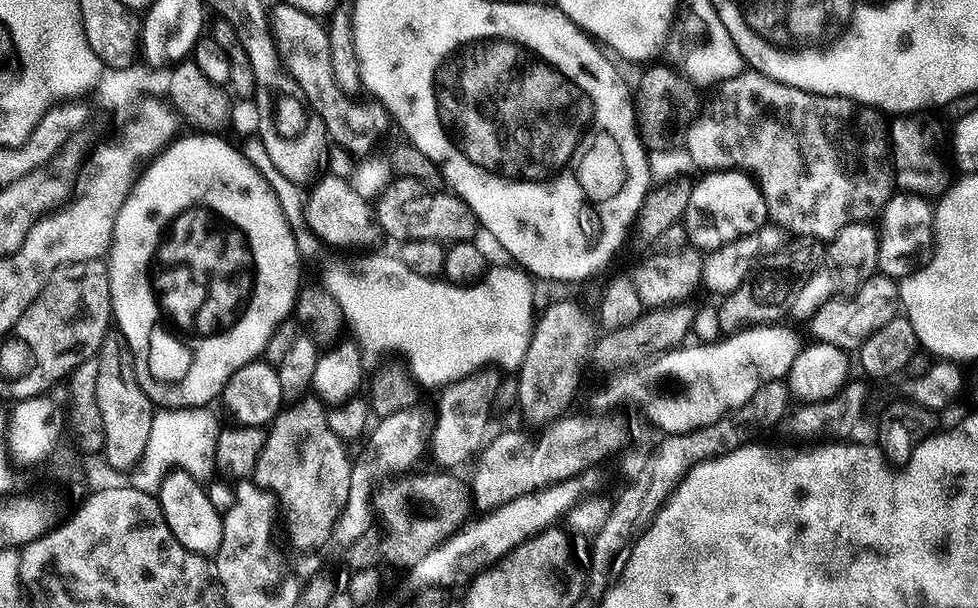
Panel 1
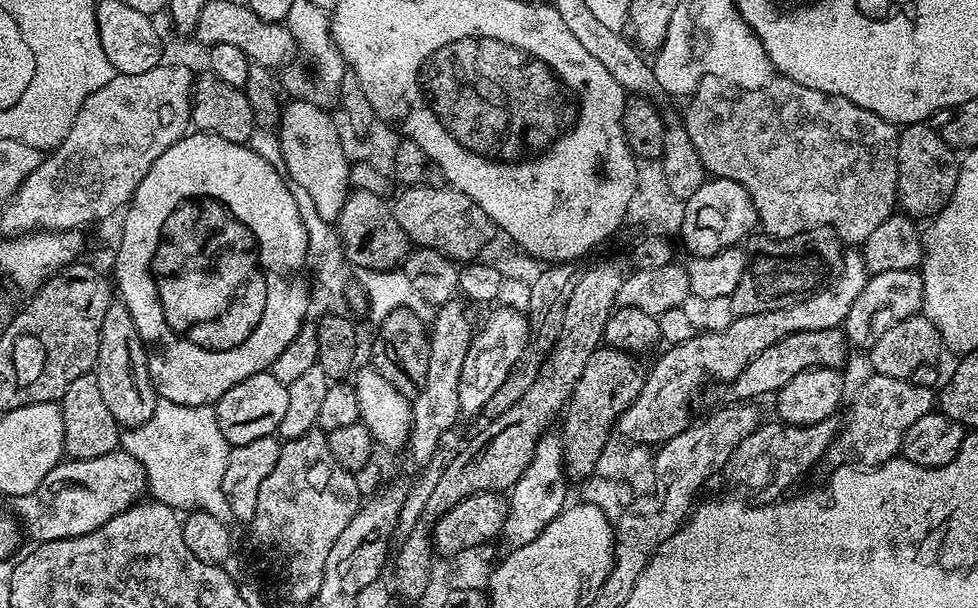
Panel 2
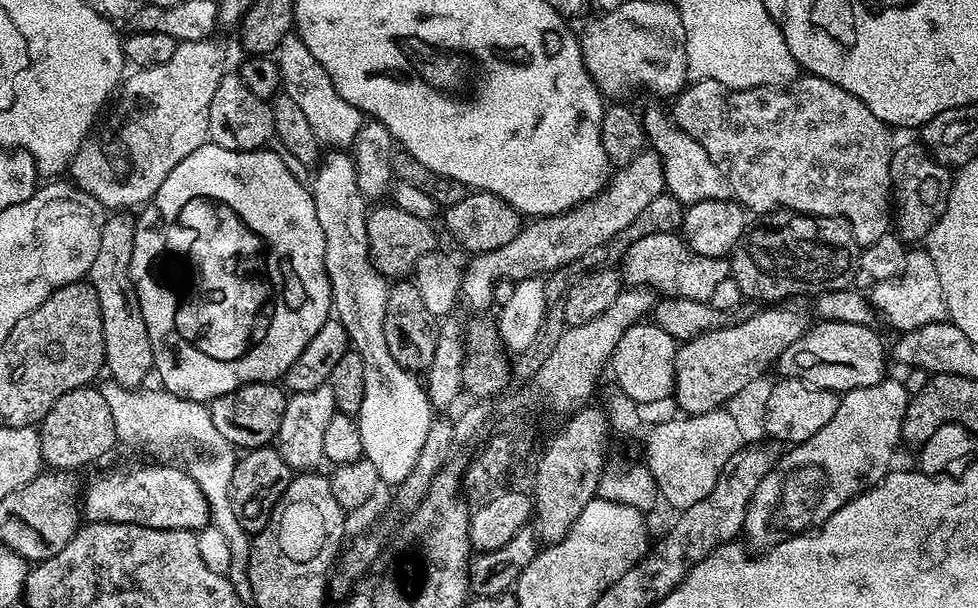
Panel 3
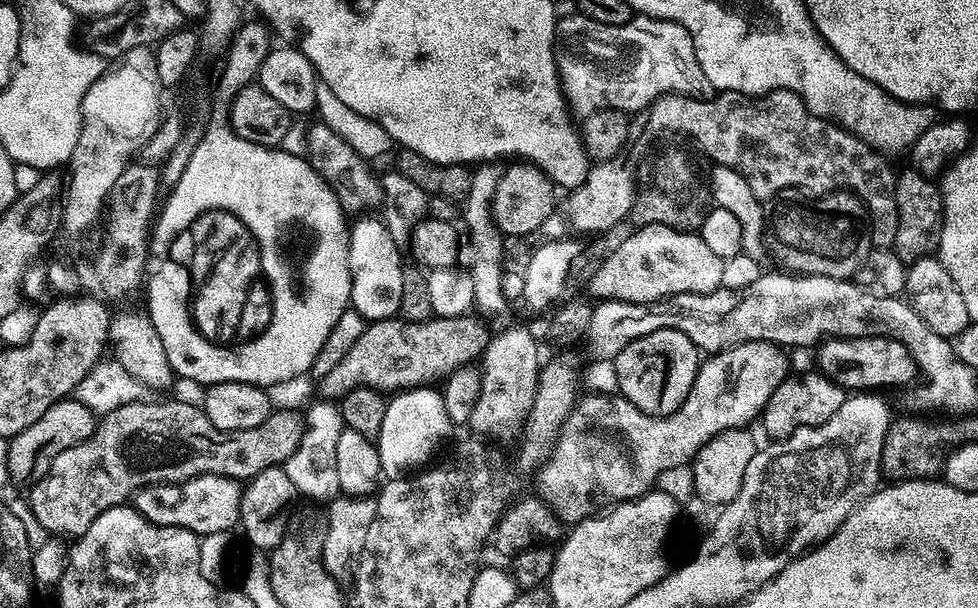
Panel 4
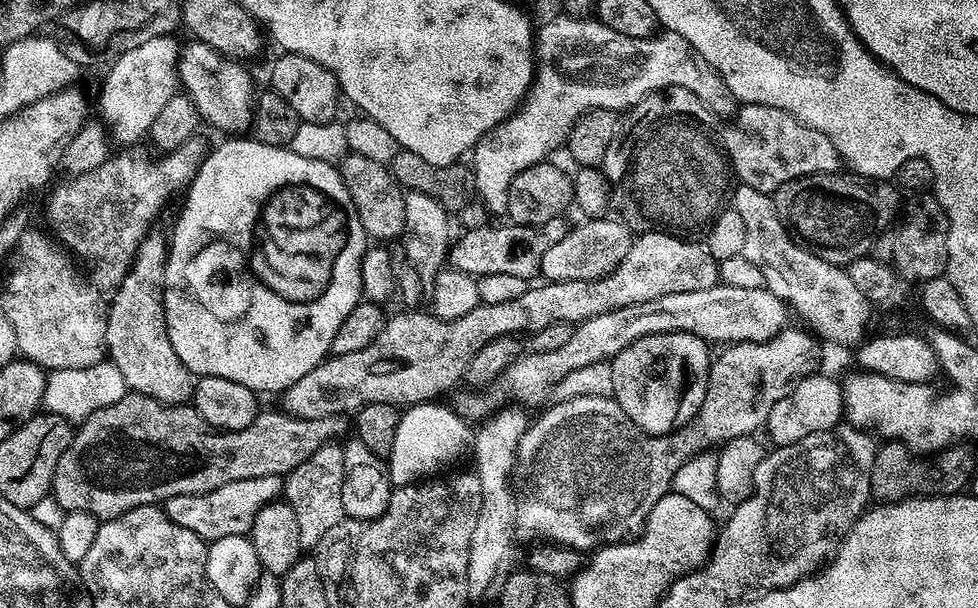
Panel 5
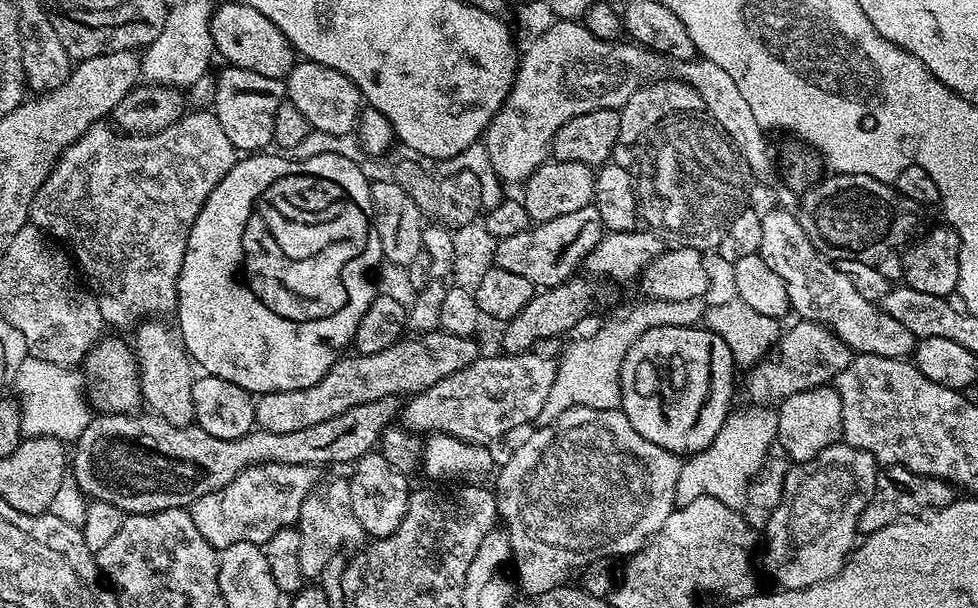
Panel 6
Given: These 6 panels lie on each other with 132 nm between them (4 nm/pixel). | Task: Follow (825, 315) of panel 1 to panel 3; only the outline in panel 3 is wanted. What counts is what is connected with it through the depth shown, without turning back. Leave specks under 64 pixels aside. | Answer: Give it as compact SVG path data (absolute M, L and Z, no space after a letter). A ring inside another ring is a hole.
M923 247L909 249L903 271L875 285L870 292L873 309L900 332L908 332L924 325L943 323L948 317L948 307L939 281L937 266L928 250ZM915 248L918 248L915 250Z

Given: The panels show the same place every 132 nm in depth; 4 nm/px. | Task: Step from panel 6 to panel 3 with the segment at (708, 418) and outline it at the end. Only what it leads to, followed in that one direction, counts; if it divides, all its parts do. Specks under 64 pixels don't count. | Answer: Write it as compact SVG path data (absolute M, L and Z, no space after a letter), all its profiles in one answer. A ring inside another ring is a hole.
M641 322L630 326L627 334L618 338L618 346L614 346L614 354L610 361L610 372L616 375L614 384L640 406L656 404L667 396L669 399L676 387L677 351L678 341L666 334L666 330L662 330L659 324Z

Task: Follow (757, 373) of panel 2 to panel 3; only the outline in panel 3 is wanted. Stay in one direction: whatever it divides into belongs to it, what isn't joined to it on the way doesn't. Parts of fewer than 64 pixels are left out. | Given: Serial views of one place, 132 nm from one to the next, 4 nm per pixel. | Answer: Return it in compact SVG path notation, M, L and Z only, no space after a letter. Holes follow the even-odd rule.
M820 320L819 322L813 323L809 327L807 332L802 334L802 338L798 338L798 342L790 342L790 346L786 346L786 350L782 350L778 361L778 368L780 367L779 375L789 380L801 380L807 384L812 384L815 388L825 388L831 392L837 394L843 394L854 390L855 388L865 388L866 386L874 386L878 382L882 382L886 378L886 372L884 372L884 352L886 356L886 344L880 341L880 336L875 332L875 327L866 324L855 324L854 322L838 322L837 320Z

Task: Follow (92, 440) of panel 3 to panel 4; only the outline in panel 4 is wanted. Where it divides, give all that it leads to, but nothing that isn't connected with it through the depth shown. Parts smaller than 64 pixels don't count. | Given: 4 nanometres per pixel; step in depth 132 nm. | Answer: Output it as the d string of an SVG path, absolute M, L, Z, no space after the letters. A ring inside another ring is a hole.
M75 398L59 400L42 414L42 418L33 426L11 437L8 445L8 469L11 477L16 481L28 480L35 482L47 474L52 460L68 450L70 446L81 444L89 440L96 432L97 415L91 408Z

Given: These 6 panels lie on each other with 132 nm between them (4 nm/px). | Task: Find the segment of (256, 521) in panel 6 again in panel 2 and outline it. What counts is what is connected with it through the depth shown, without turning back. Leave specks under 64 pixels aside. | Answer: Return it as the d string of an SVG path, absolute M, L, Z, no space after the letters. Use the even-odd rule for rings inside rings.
M117 450L112 453L103 454L98 458L86 458L76 460L64 458L60 463L54 465L53 469L38 483L37 488L15 501L15 511L18 513L19 523L23 531L33 536L33 541L43 542L46 540L69 540L75 536L85 536L98 526L110 522L118 514L122 514L133 504L139 504L145 499L148 492L148 473L145 465L136 456L128 452Z

